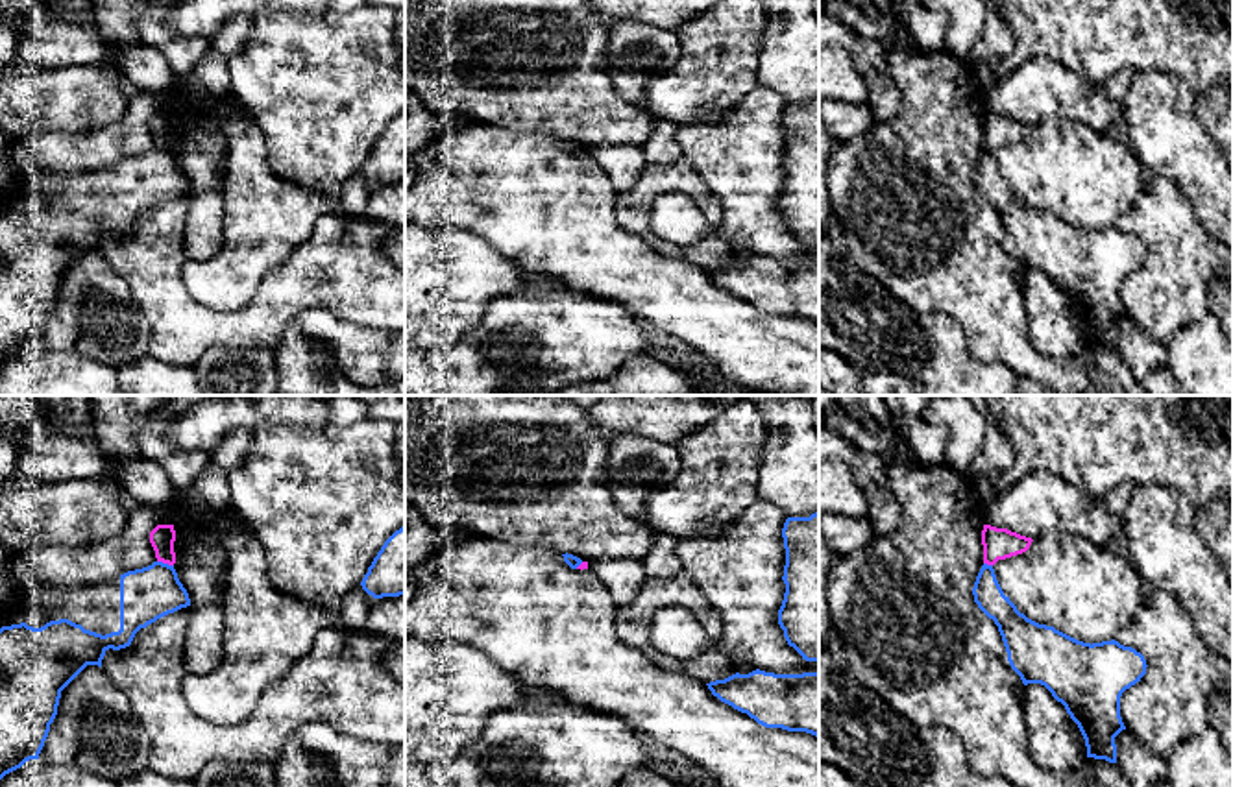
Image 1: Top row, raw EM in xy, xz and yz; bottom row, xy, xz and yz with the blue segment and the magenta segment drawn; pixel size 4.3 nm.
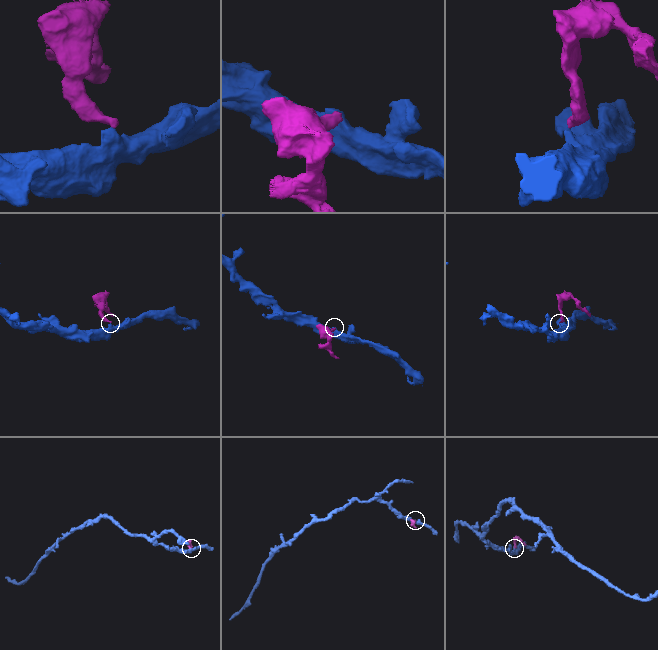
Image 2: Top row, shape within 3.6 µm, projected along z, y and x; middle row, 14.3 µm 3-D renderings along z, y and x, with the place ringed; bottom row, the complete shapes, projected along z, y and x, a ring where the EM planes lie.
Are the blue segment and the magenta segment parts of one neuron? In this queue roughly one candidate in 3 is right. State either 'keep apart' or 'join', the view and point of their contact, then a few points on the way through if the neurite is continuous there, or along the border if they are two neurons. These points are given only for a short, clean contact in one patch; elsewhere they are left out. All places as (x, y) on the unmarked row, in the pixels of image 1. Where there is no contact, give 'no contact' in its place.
keep apart; contact xy (165, 150); border xy (158, 146), (172, 152)

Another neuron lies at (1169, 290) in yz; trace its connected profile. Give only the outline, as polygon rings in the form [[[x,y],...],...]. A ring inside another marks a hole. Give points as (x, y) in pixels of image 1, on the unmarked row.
[[[1155,176],[1117,222],[1146,246],[1146,260],[1120,283],[1126,316],[1148,336],[1166,342],[1207,312],[1209,281],[1233,273],[1233,249],[1194,216],[1179,188]]]

